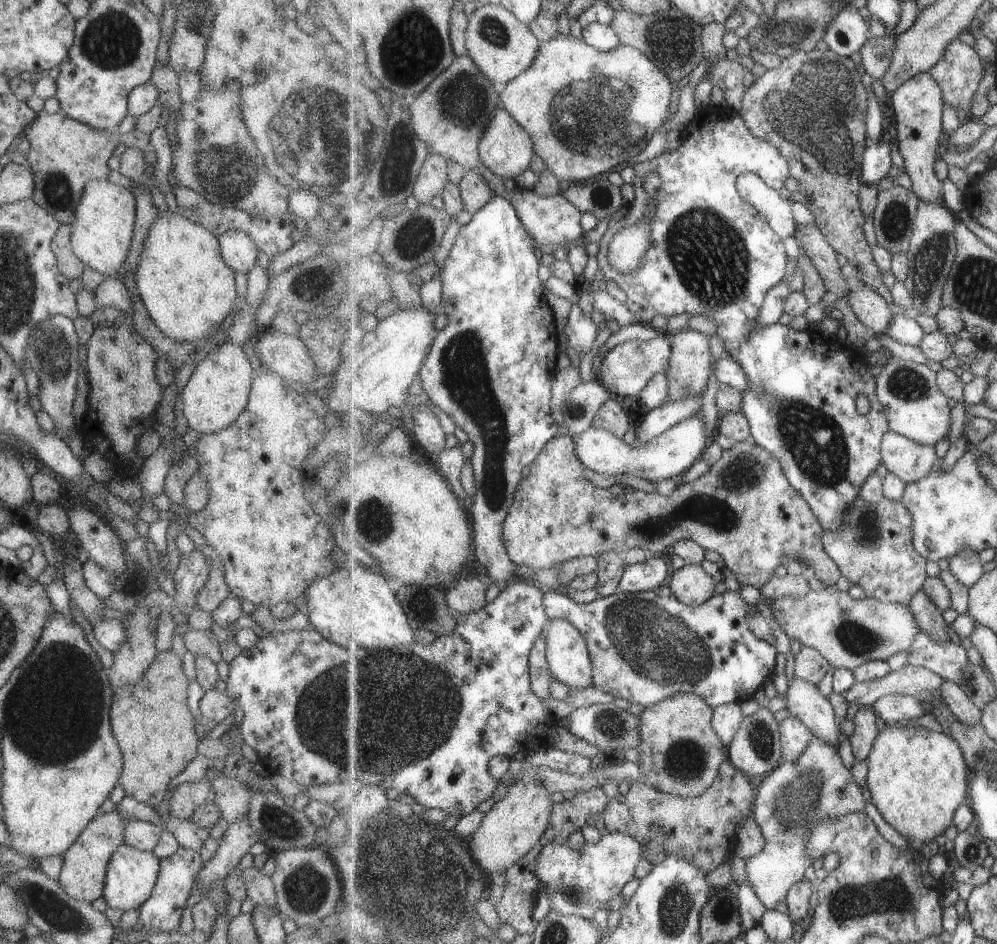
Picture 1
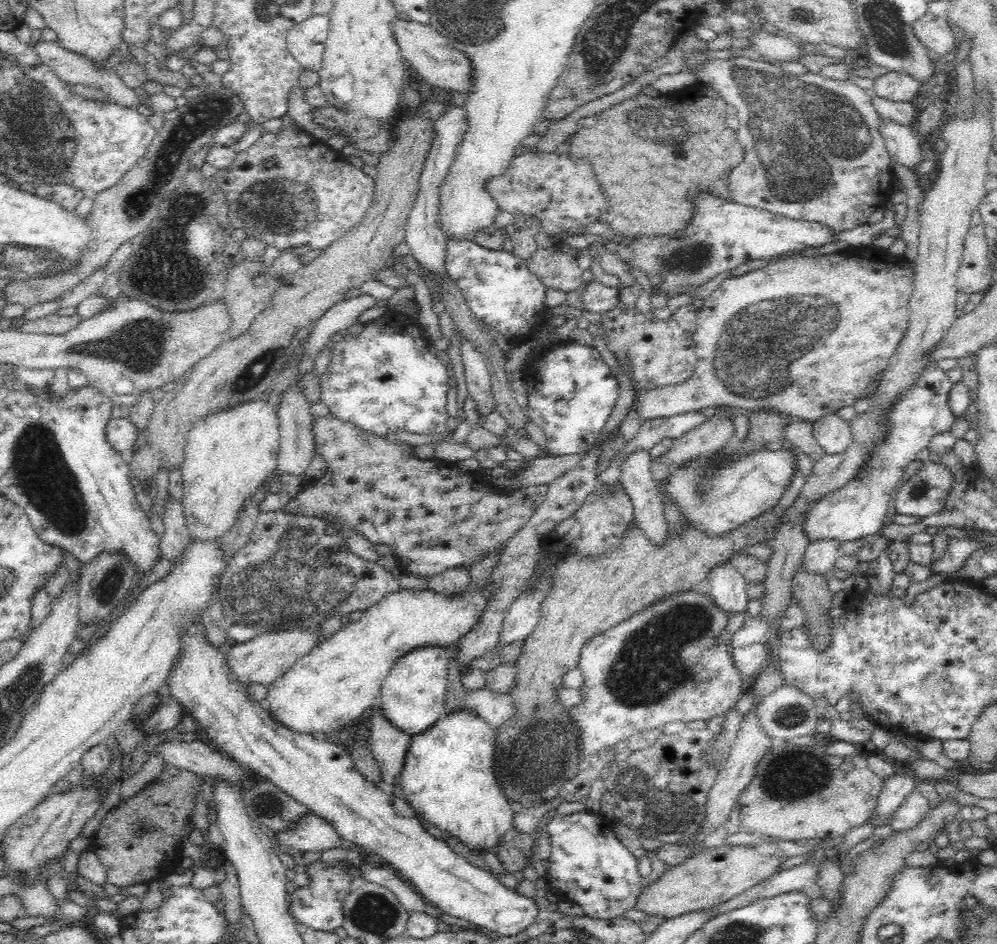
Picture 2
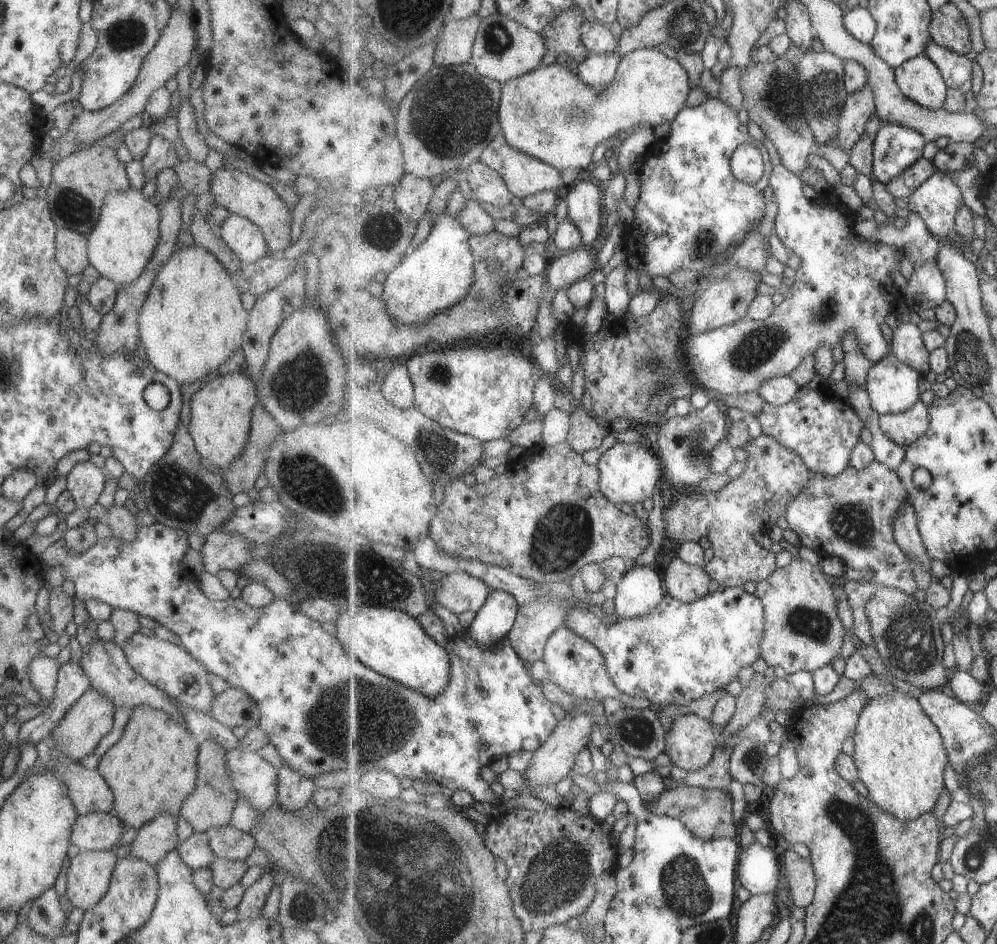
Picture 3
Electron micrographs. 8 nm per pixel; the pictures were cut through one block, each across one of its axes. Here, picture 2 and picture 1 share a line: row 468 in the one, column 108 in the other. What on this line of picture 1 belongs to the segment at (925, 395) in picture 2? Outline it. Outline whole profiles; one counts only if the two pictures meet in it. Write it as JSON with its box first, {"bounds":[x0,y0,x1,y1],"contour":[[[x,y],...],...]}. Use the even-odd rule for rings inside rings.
{"bounds":[102,843,160,911],"contour":[[[125,843],[119,844],[107,861],[102,890],[106,906],[123,911],[130,908],[137,910],[150,897],[159,869],[160,860],[154,853],[137,850]]]}

